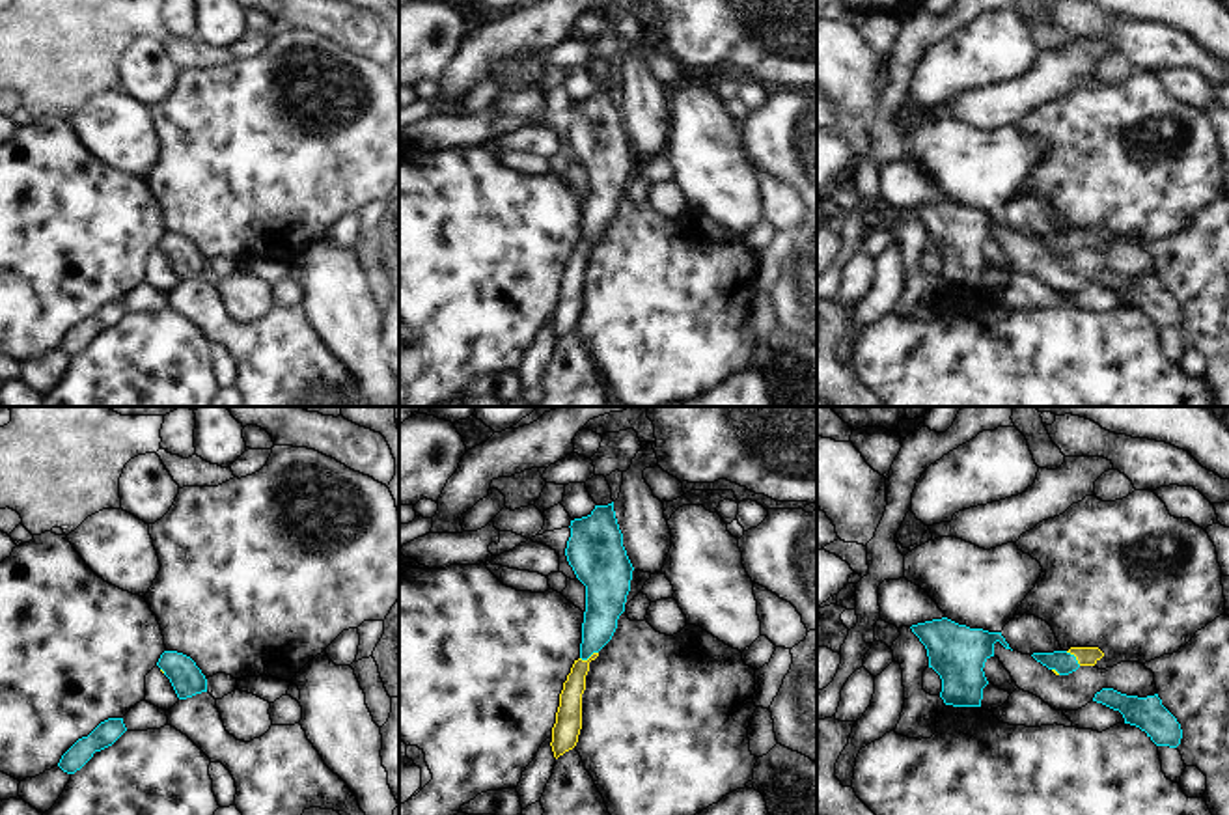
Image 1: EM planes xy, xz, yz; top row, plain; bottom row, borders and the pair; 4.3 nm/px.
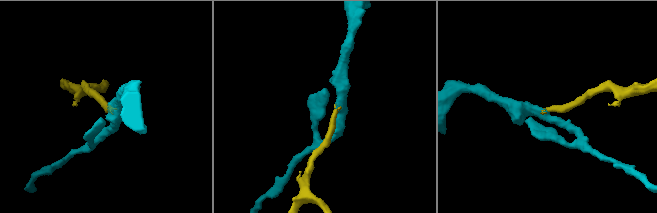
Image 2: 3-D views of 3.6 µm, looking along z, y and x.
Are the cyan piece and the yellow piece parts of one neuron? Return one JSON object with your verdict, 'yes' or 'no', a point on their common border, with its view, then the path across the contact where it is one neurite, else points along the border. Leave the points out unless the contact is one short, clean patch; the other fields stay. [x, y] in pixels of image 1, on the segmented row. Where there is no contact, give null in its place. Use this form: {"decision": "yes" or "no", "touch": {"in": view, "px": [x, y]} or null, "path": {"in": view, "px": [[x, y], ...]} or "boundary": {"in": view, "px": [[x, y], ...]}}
{"decision": "yes", "touch": {"in": "xz", "px": [588, 657]}, "path": {"in": "xz", "px": [[605, 603], [588, 657], [579, 670], [569, 711]]}}

